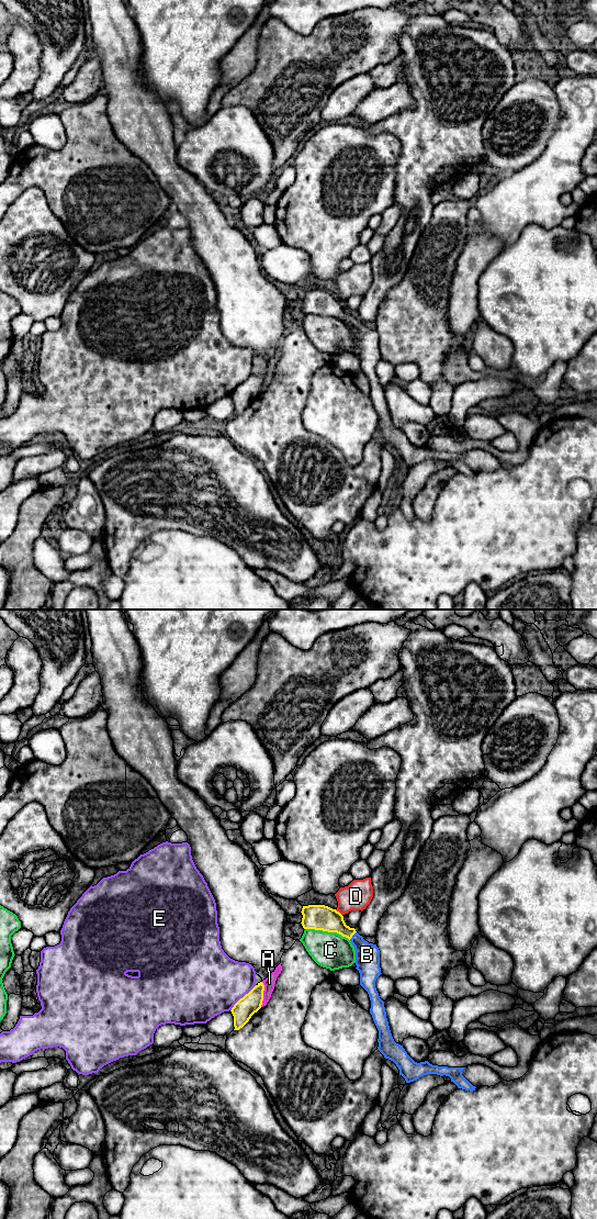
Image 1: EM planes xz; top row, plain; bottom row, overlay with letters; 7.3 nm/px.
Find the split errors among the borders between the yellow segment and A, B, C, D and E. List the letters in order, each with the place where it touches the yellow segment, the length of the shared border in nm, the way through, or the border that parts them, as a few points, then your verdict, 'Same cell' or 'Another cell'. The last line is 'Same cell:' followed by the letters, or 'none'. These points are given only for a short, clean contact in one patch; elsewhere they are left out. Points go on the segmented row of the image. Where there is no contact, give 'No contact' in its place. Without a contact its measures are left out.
A: Touches yellow at xz (262, 994). Shared border 180 nm. Another cell
B: Touches yellow at xz (352, 935). Shared border 80 nm. Path across: xz (324, 918), (334, 921), (352, 935), (367, 954). Same cell
C: Touches yellow at xz (327, 930). Shared border 340 nm. Another cell
D: Touches yellow at xz (338, 912). Shared border 70 nm. Another cell
E: Touches yellow at xz (243, 997). Shared border 260 nm. Another cell
Same cell: B

